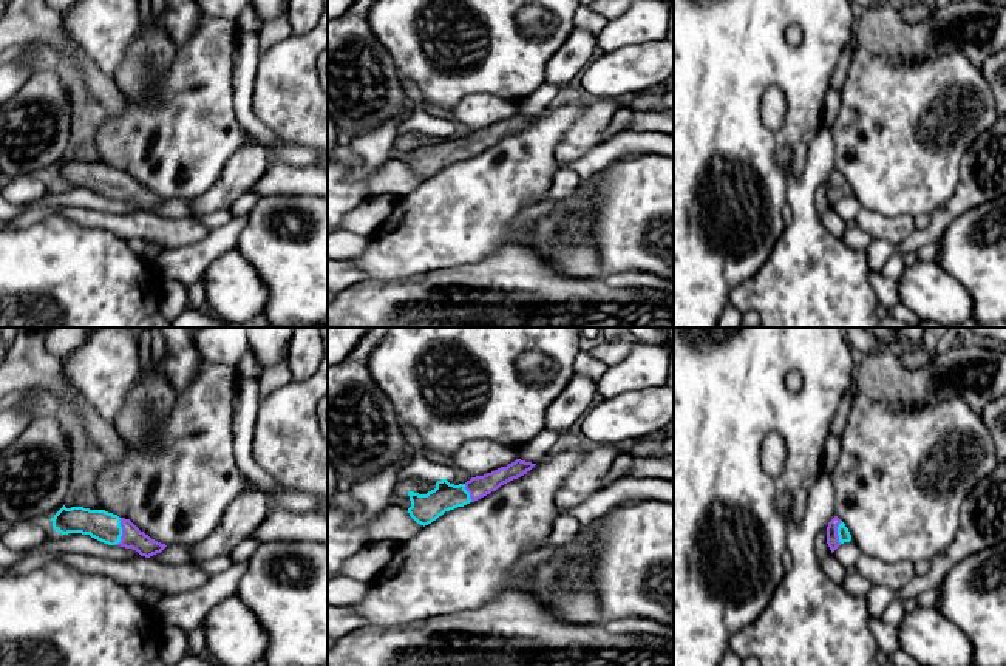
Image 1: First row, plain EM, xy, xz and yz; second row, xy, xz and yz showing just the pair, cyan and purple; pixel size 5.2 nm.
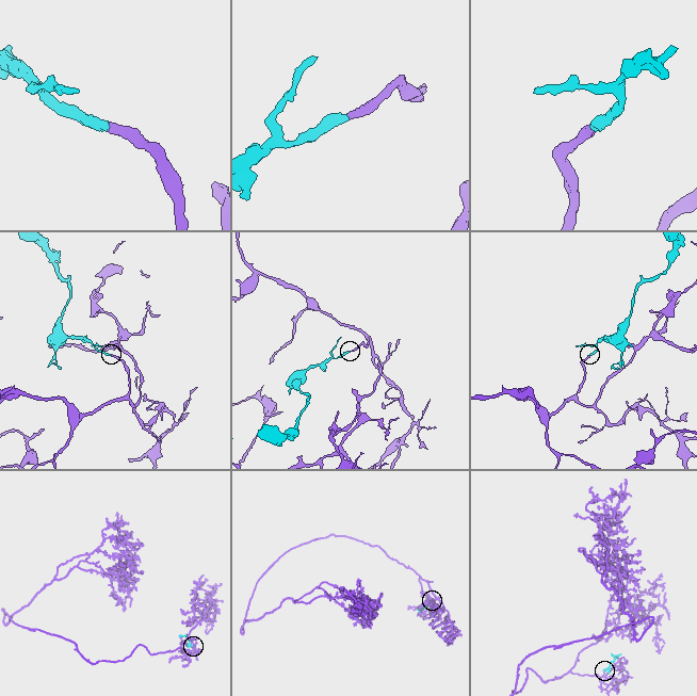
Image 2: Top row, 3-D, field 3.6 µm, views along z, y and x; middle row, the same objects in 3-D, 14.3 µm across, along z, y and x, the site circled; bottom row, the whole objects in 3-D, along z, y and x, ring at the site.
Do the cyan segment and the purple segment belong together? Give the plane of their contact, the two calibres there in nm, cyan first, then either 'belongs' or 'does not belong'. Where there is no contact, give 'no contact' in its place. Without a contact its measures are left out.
meets cyan in xy; 160 nm thick on the cyan side, 110 nm on the other; belongs

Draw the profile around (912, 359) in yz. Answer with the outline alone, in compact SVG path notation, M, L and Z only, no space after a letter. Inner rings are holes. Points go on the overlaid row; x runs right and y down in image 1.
M904 349L899 351L899 360L906 368L916 369L926 366L935 352L927 352L926 349Z

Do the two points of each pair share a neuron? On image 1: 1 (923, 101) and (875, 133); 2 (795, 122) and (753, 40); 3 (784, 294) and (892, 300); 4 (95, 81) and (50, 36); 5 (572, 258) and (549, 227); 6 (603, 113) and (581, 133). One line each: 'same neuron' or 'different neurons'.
1: same neuron
2: same neuron
3: different neurons
4: same neuron
5: same neuron
6: same neuron

